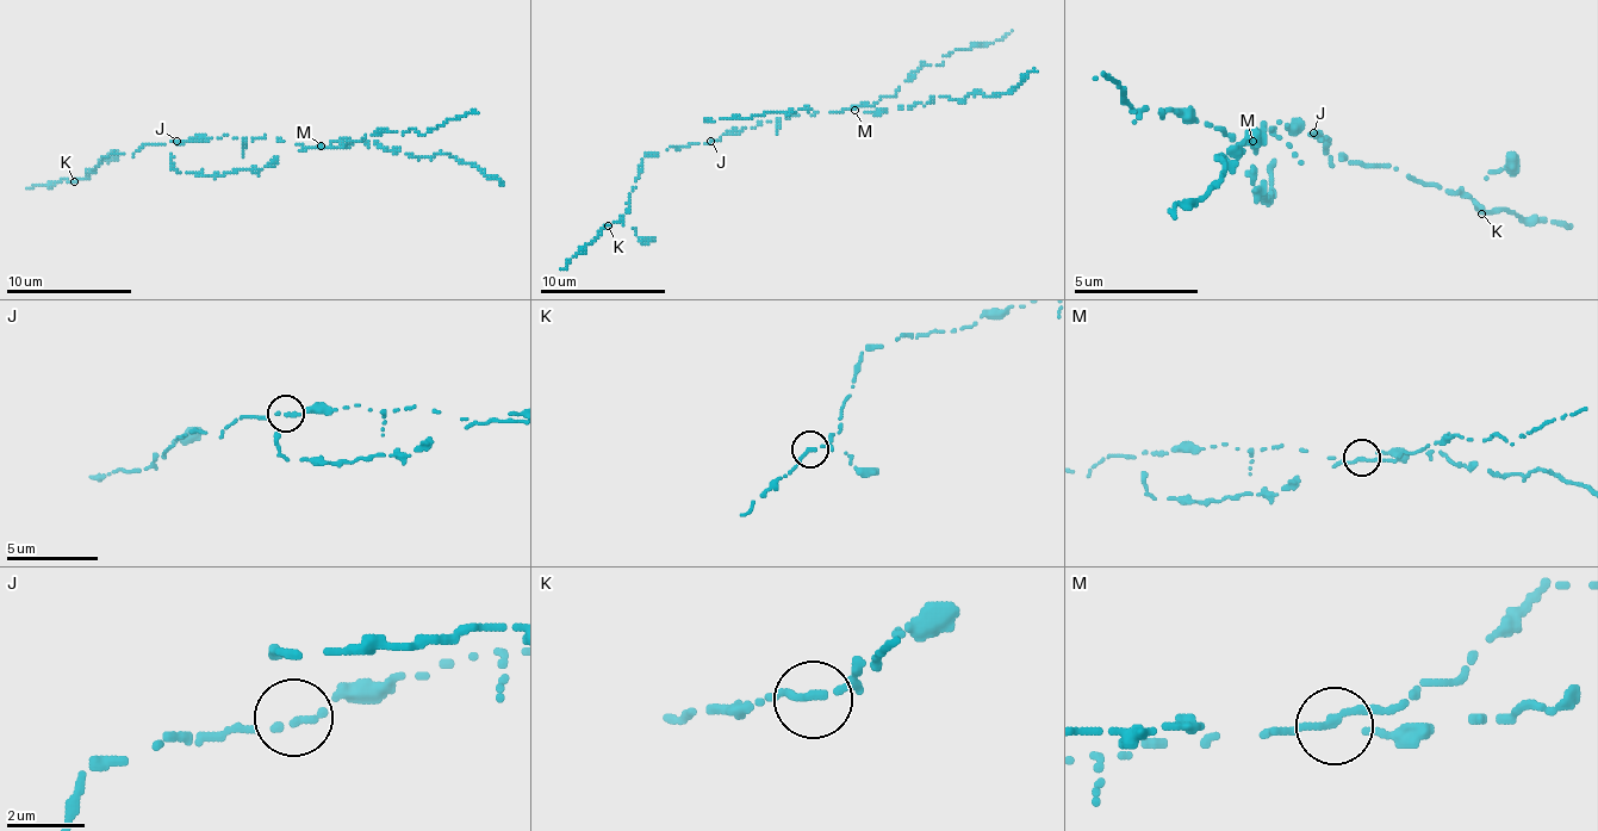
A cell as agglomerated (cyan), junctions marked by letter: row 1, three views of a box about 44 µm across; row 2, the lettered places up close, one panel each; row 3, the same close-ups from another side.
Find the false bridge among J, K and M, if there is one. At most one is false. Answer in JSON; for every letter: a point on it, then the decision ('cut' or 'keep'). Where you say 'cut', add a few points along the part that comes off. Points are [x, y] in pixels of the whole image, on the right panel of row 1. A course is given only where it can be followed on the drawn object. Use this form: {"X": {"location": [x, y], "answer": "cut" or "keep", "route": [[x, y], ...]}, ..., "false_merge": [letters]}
{"J": {"location": [1313, 132], "answer": "keep"}, "K": {"location": [1481, 214], "answer": "keep"}, "M": {"location": [1253, 141], "answer": "cut", "route": [[1251, 138], [1257, 132], [1244, 132], [1244, 152], [1226, 157], [1219, 177], [1176, 208], [1176, 219]]}, "false_merge": ["M"]}

